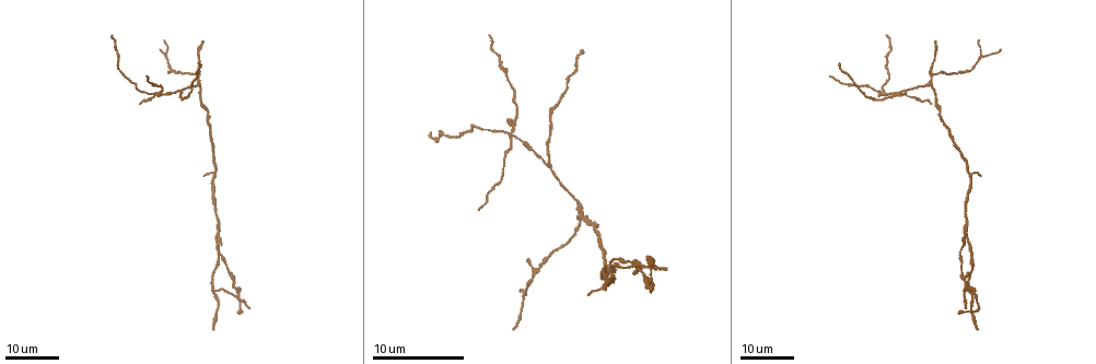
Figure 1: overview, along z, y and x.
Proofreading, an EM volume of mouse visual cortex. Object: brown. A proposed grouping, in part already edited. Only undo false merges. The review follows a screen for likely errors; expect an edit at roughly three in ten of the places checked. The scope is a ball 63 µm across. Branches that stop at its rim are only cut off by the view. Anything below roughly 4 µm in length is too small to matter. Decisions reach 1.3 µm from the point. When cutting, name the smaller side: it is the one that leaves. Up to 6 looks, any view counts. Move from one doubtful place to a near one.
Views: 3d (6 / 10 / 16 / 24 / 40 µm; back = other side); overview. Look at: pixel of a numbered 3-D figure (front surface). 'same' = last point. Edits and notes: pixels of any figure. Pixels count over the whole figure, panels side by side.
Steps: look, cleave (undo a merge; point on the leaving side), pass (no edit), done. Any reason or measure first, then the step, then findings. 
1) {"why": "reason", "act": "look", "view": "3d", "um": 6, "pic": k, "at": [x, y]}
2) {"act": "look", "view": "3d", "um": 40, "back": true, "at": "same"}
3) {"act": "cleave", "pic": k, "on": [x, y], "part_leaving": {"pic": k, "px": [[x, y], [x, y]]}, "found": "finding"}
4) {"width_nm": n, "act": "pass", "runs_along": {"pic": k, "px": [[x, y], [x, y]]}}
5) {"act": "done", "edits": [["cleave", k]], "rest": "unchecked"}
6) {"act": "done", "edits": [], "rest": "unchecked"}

{"why": "three arms meet", "act": "look", "view": "3d", "um": 16, "pic": 1, "at": [576, 204]}

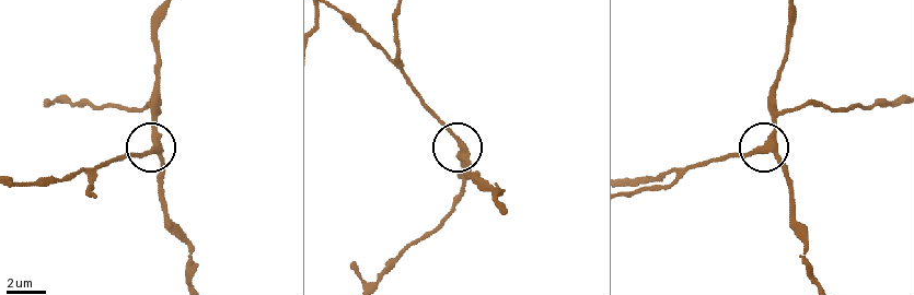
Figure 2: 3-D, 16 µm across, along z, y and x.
{"act": "look", "view": "3d", "um": 10, "pic": 2, "at": [761, 147]}

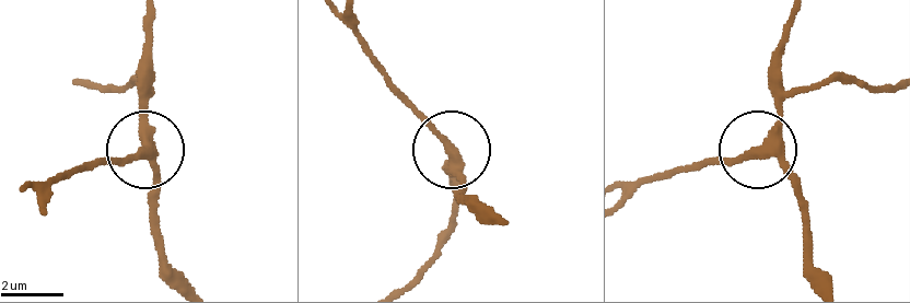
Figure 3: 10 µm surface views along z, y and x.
{"act": "pass", "runs_along": {"pic": 3, "px": [[825, 278], [802, 239], [798, 191], [757, 152], [791, 92]]}, "found": "one neuron here"}

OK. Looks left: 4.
{"why": "calibre changes", "act": "look", "view": "3d", "um": 24, "pic": 1, "at": [551, 120]}

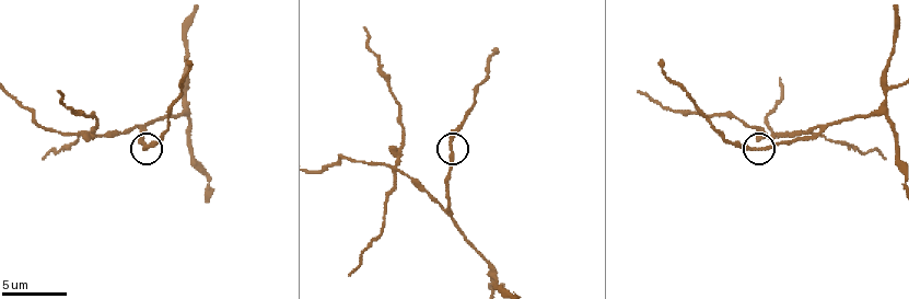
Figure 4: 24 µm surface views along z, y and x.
{"act": "look", "view": "3d", "um": 6, "pic": 4, "at": [452, 148]}

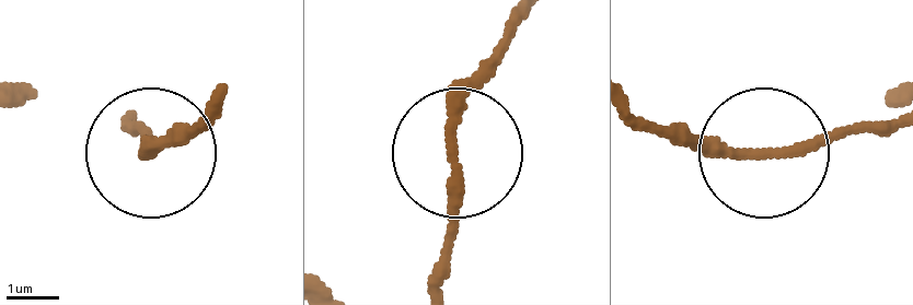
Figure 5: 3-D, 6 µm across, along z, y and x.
{"act": "pass", "runs_along": {"pic": 5, "px": [[445, 280], [458, 97], [510, 23]]}, "found": "one neuron here"}

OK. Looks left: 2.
{"why": "branch point", "act": "look", "view": "3d", "um": 6, "pic": 4, "at": [819, 131]}

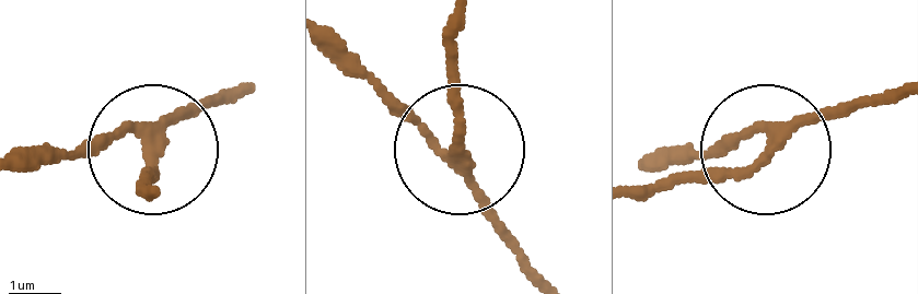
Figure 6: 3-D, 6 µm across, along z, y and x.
{"side_arm_um": 18, "act": "pass", "runs_along": {"pic": 6, "px": [[244, 91], [200, 104], [161, 143], [153, 191]]}, "found": "one neuron here"}

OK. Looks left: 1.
{"act": "done", "edits": [], "rest": "unchecked"}

